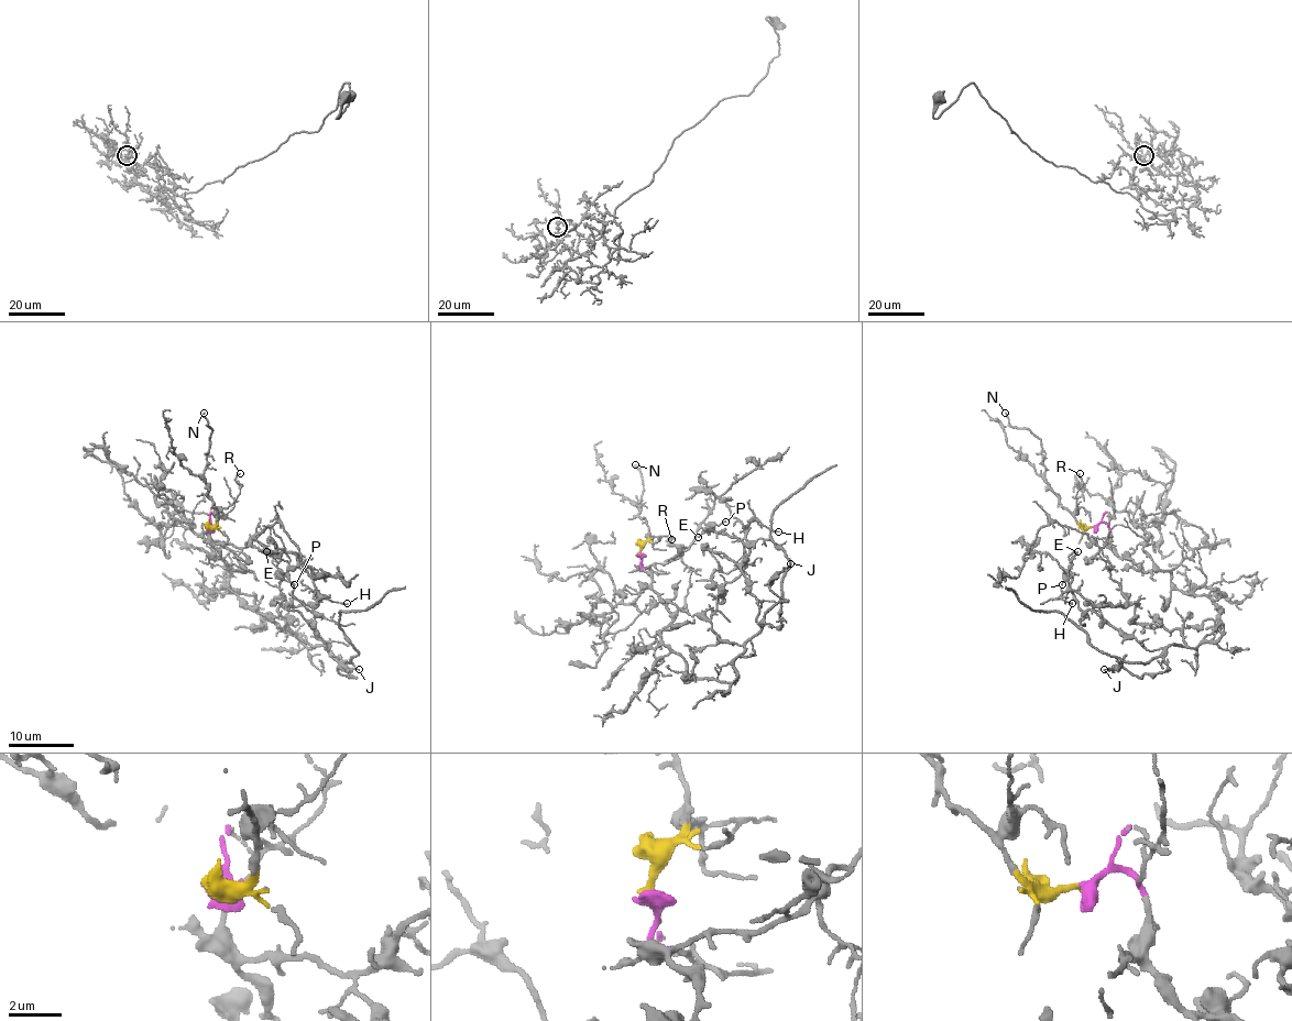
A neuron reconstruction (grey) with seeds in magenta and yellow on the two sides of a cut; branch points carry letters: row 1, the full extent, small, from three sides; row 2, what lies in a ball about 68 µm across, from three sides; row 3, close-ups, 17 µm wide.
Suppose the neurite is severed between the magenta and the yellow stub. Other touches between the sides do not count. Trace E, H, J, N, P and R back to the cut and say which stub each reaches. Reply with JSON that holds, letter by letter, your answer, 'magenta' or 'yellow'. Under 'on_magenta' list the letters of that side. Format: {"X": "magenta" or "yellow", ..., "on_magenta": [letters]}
{"E": "magenta", "H": "magenta", "J": "magenta", "N": "yellow", "P": "magenta", "R": "yellow", "on_magenta": ["E", "H", "J", "P"]}

